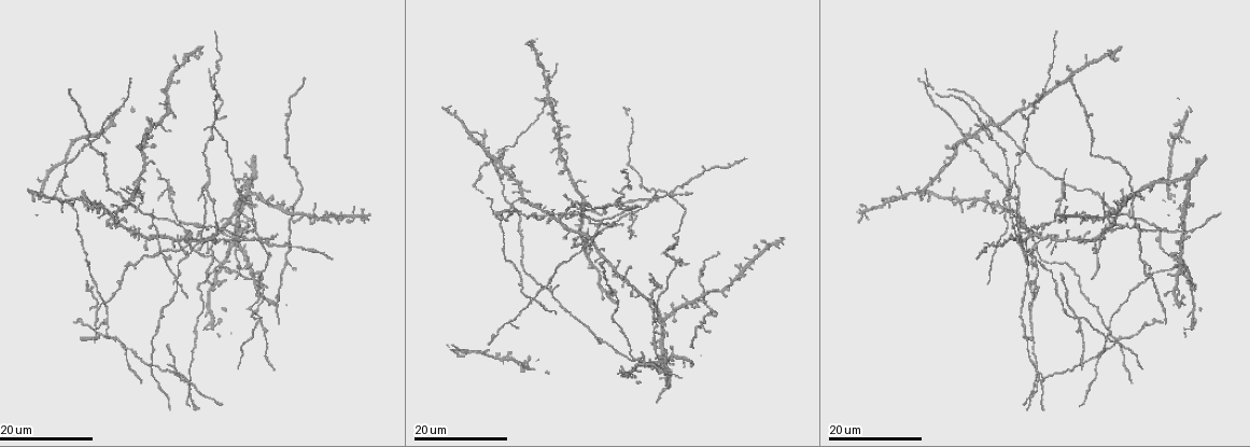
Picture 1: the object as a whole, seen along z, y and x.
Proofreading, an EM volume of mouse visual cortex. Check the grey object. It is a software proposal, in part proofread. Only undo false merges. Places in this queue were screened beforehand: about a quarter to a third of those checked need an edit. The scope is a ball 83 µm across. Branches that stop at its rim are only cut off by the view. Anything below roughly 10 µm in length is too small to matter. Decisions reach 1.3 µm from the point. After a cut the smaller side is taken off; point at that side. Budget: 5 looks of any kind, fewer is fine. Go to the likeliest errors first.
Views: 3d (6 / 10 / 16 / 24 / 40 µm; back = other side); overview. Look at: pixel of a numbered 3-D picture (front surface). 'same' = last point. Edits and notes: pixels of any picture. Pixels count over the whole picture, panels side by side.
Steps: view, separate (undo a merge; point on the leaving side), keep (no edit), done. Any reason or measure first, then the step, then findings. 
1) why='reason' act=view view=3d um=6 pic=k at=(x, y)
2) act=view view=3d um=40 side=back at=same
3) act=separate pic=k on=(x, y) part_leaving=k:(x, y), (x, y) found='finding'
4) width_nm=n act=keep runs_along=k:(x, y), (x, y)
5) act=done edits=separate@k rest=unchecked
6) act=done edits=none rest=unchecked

why='arms run side by side' act=view view=3d um=24 pic=1 at=(174, 277)

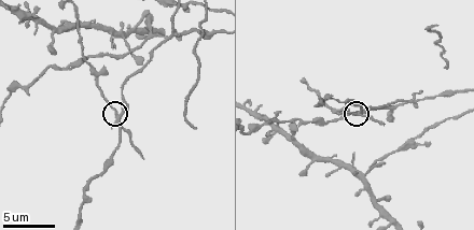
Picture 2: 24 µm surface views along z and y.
act=view view=3d um=10 pic=2 at=(115, 113)

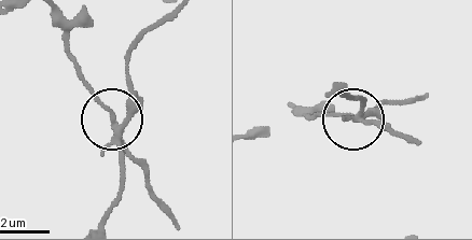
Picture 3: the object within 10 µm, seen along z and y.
act=separate pic=3 on=(146, 158) part_leaving=3:(115, 130), (113, 114), (68, 53), (66, 22) found='two cells meet here'

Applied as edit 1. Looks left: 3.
why='four or more arms meet' act=view view=3d um=24 pic=1 at=(645, 360)

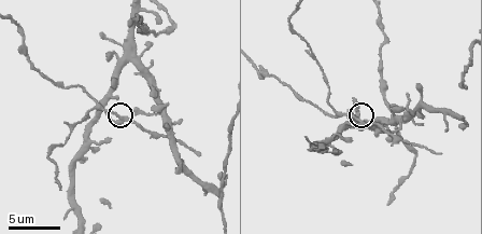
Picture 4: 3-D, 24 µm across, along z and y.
act=view view=3d um=10 pic=4 at=(119, 114)

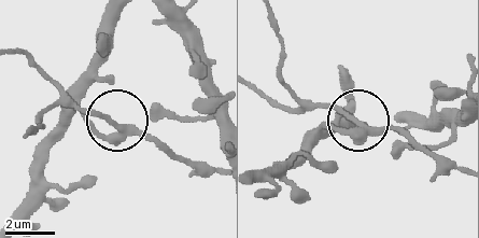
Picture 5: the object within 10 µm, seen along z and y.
act=keep found='one cell here'

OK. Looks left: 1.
why='branch point' act=view view=3d um=10 pic=2 at=(414, 99)

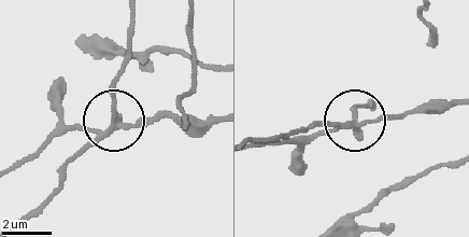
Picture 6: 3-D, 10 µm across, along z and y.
act=separate pic=6 on=(72, 126) part_leaving=6:(112, 131), (166, 119), (215, 119) found='two cells meet here'

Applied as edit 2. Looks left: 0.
act=done edits=separate@3,separate@6 rest=unchecked

